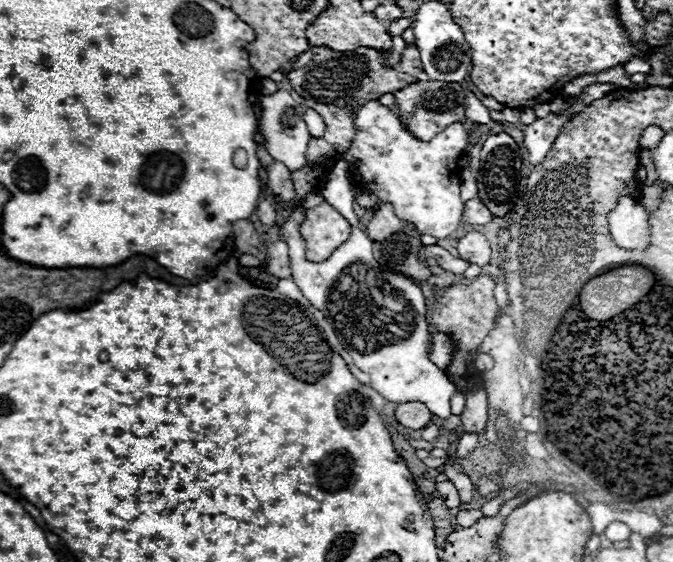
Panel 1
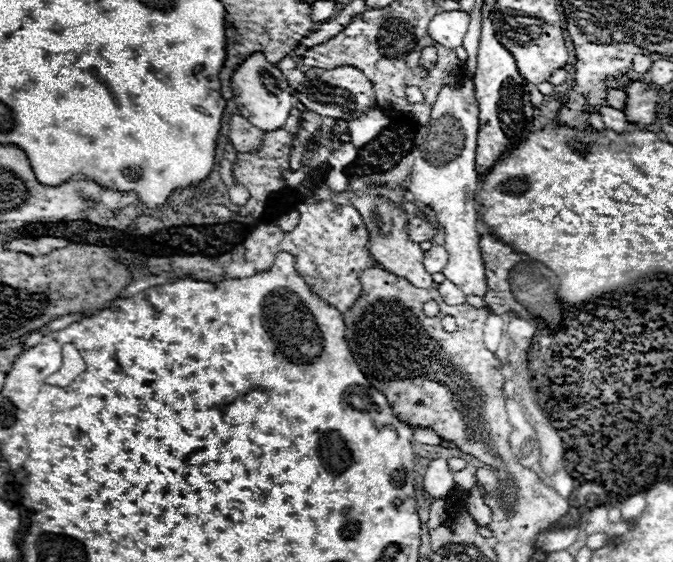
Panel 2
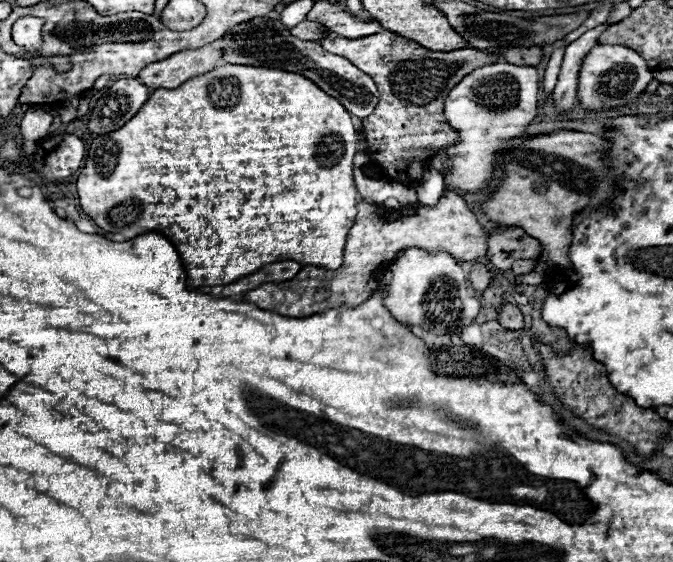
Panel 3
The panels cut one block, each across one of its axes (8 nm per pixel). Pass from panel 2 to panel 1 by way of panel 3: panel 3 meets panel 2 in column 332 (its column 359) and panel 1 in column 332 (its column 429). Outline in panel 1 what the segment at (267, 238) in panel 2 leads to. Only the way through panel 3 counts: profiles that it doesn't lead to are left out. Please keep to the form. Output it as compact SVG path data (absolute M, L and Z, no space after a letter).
M322 202L320 206L306 212L306 220L300 226L300 232L306 240L308 260L320 262L326 260L332 250L348 240L350 222L328 202Z

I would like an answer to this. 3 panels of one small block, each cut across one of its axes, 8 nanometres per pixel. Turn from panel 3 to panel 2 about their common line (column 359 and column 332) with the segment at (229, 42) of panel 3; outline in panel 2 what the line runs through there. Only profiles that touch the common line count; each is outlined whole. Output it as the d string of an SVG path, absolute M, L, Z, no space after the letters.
M338 66L334 70L322 70L322 68L310 68L304 74L302 84L298 86L298 100L312 112L320 116L340 118L340 120L352 120L362 110L376 106L376 94L372 82L362 74L362 70L356 70L354 66Z

